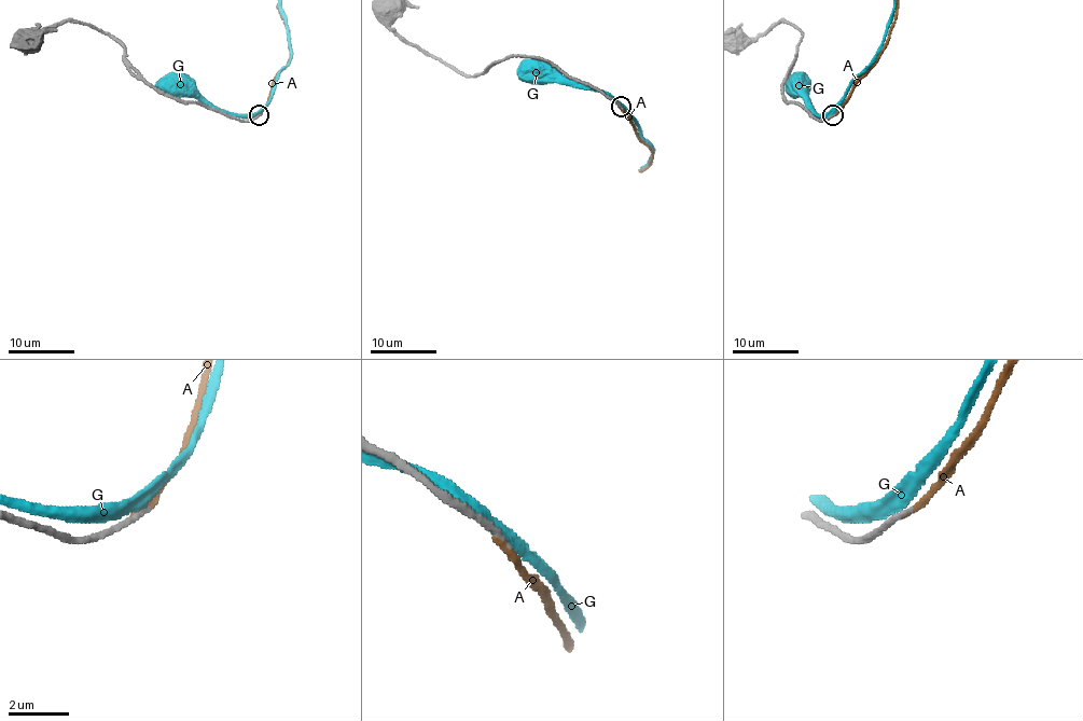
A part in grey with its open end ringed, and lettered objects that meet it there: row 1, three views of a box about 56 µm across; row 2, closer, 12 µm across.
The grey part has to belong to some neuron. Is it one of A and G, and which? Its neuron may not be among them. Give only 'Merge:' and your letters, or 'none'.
Merge: A

